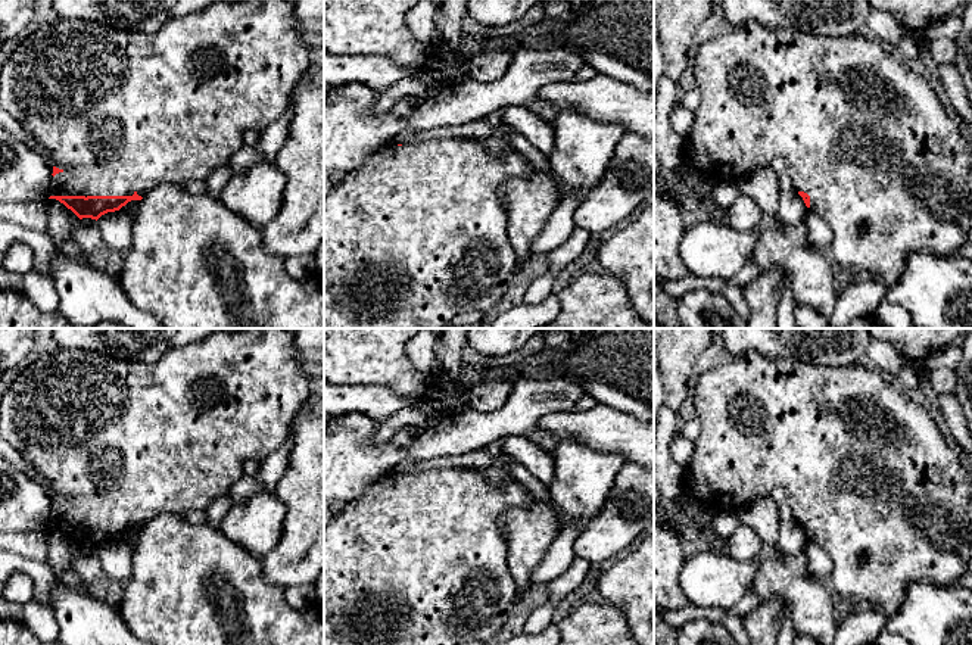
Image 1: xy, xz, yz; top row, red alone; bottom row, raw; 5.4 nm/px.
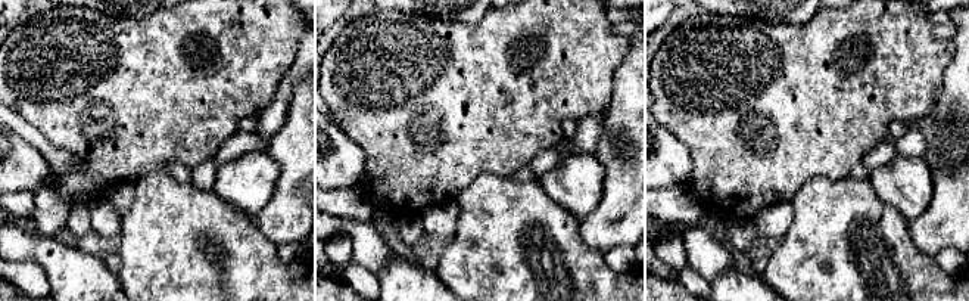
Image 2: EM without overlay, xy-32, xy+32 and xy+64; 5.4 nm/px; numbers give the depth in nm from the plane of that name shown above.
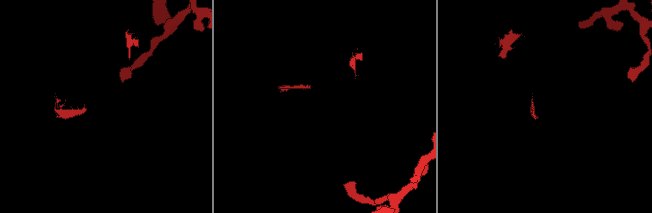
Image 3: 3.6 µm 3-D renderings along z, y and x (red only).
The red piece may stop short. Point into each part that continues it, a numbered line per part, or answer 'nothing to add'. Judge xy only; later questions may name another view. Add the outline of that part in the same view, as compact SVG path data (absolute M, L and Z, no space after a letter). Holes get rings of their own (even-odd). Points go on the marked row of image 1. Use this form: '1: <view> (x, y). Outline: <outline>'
1: xy (120, 111). Outline: M295 0L218 1L189 18L169 18L155 34L122 31L91 21L59 19L56 24L29 34L4 63L0 72L0 108L50 152L50 158L46 161L52 174L54 166L60 169L53 177L53 196L133 196L137 193L143 197L163 183L183 187L190 180L206 180L242 149L247 131L261 133L287 112L292 105L292 93L309 68L311 49L302 41L303 32L296 28L297 22Z

